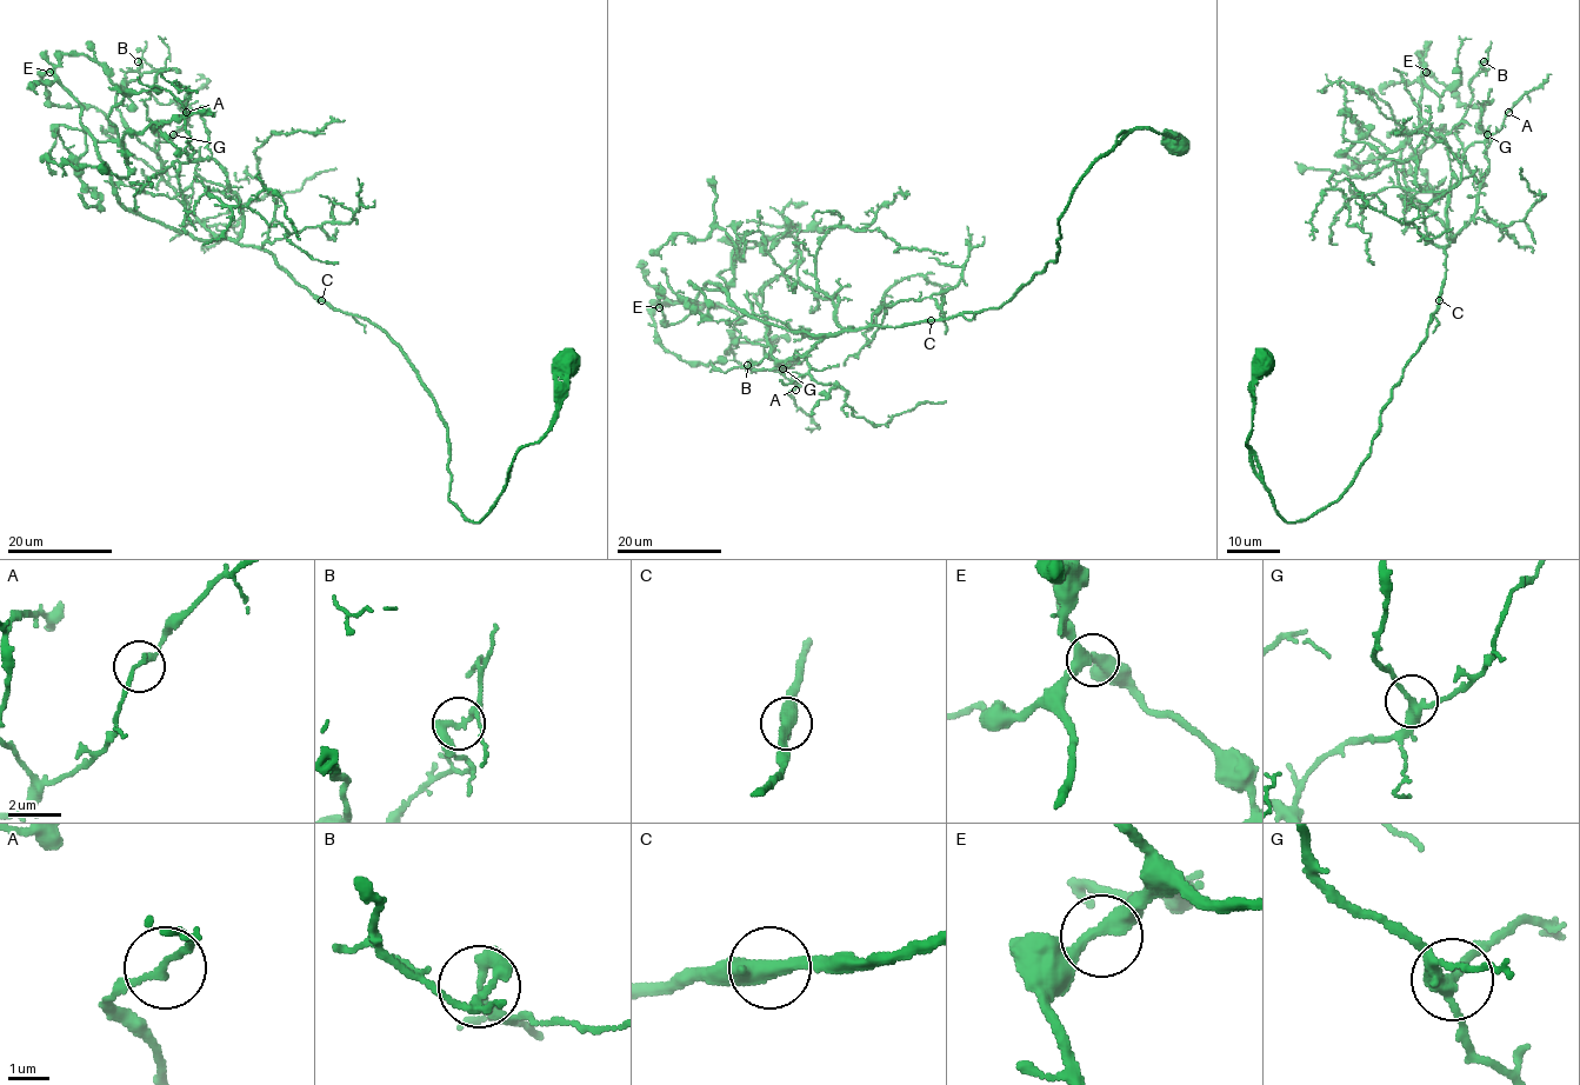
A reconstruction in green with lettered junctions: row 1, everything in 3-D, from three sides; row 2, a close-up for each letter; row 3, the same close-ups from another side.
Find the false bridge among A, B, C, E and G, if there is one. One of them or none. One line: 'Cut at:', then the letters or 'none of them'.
Cut at: none of them

